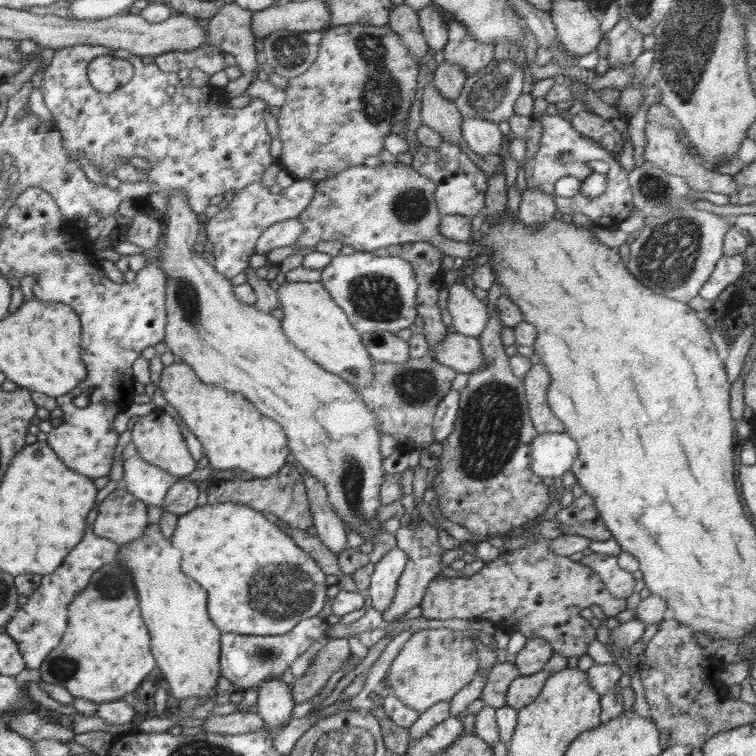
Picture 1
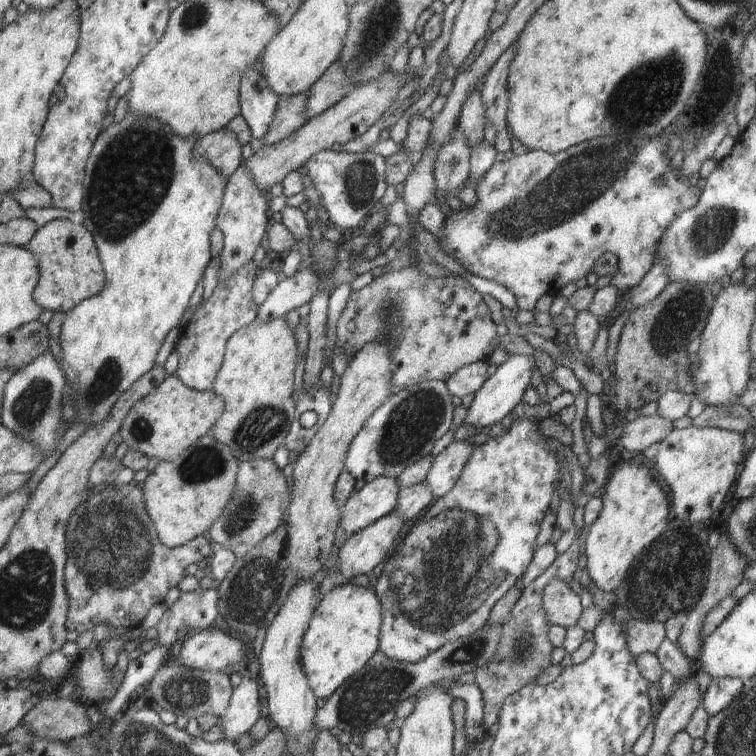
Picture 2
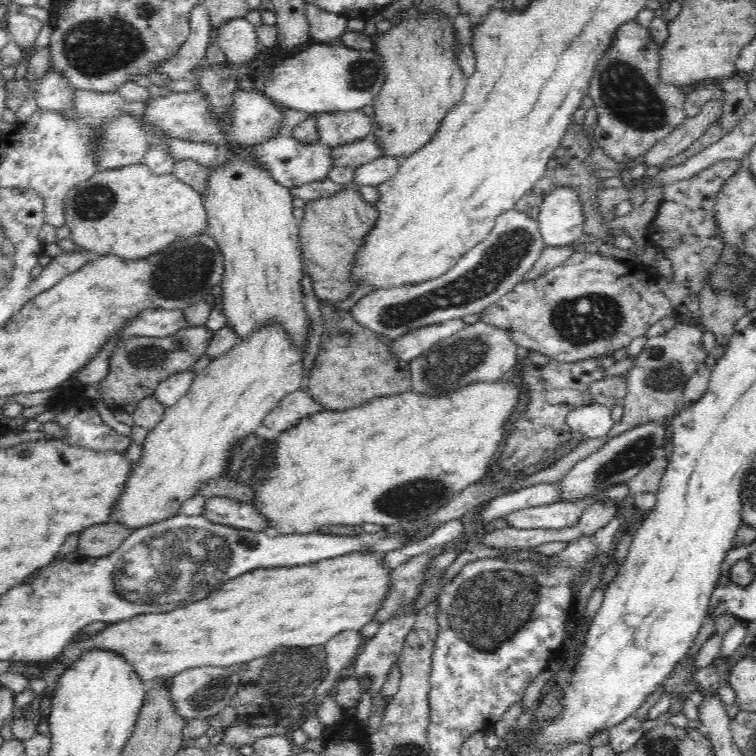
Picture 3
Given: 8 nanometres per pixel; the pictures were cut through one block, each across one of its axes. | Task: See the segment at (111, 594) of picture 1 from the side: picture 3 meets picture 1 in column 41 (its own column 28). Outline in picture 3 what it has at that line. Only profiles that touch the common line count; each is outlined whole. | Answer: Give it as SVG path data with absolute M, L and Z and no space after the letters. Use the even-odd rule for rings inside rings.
M354 552L328 558L318 562L309 562L298 566L266 567L250 570L232 580L228 580L214 590L208 598L200 600L177 610L155 614L140 614L134 618L126 618L114 624L108 624L104 630L88 636L74 638L60 656L46 664L23 664L11 661L10 673L24 675L28 680L33 678L35 686L40 687L43 679L42 672L56 662L64 663L65 670L75 663L83 654L92 649L112 651L122 655L134 672L149 684L157 678L172 677L180 671L190 670L198 666L229 667L232 664L250 662L272 654L274 650L284 647L318 646L326 644L336 634L345 630L360 632L366 624L375 619L382 609L388 590L390 590L390 567L384 567L379 554Z

